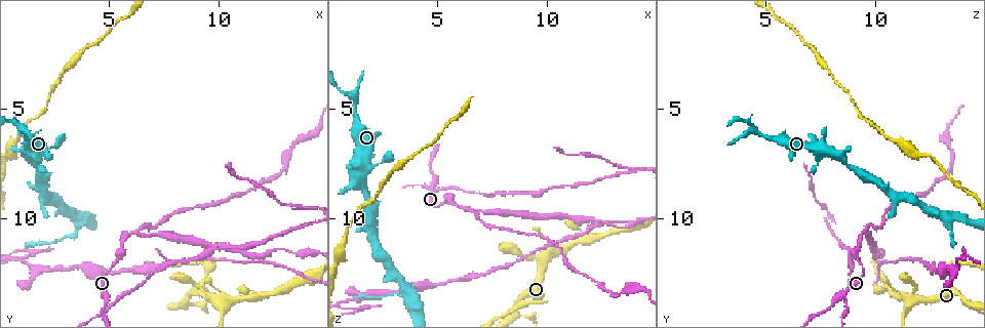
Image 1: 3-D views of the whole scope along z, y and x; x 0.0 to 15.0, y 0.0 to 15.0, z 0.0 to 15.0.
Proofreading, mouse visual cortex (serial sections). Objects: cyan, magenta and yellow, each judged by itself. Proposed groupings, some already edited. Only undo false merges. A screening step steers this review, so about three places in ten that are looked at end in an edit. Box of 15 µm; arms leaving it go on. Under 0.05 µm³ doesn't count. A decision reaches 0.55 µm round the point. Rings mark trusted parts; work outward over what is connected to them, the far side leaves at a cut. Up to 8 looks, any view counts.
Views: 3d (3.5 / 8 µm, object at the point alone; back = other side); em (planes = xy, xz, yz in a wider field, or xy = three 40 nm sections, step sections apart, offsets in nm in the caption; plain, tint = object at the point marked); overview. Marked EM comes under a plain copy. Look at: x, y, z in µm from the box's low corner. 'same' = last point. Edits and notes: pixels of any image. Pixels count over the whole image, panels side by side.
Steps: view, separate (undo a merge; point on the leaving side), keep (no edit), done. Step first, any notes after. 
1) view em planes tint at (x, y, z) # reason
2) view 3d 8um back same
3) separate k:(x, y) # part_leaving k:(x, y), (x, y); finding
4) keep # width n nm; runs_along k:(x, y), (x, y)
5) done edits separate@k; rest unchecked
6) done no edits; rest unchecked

view 3d 8um at (9.5, 12.5, 13.4) # abrupt turn

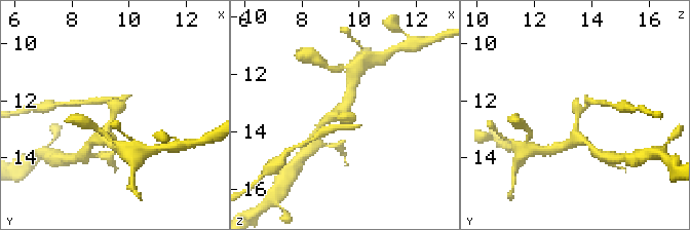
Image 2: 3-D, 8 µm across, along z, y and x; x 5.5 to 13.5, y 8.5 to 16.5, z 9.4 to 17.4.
view 3d 3.5um at (9.4, 12.5, 13.5) # zoom in

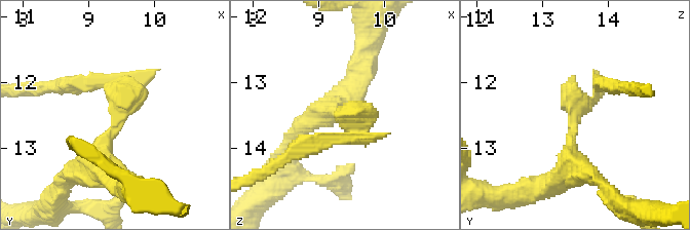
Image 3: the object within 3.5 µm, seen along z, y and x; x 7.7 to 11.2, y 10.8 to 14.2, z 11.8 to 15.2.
separate 3:(318, 139) # part_leaving 3:(356, 136), (318, 141), (265, 173); a second cell is stuck on

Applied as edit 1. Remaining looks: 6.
view 3d 8um at (8.4, 13.8, 14.2) # side arm on a straight run

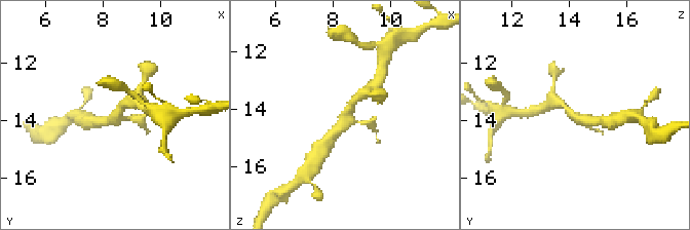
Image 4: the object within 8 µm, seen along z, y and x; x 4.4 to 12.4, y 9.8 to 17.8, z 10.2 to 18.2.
view 3d 3.5um at (8.4, 13.9, 14.3)

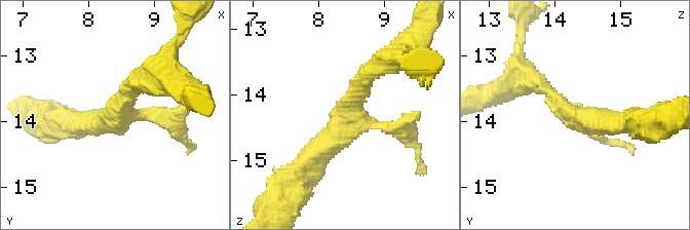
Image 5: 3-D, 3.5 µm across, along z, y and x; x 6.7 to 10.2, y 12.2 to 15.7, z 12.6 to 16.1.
view em xy step 3 tint at (8.45, 13.85, 14.25) # need the tissue

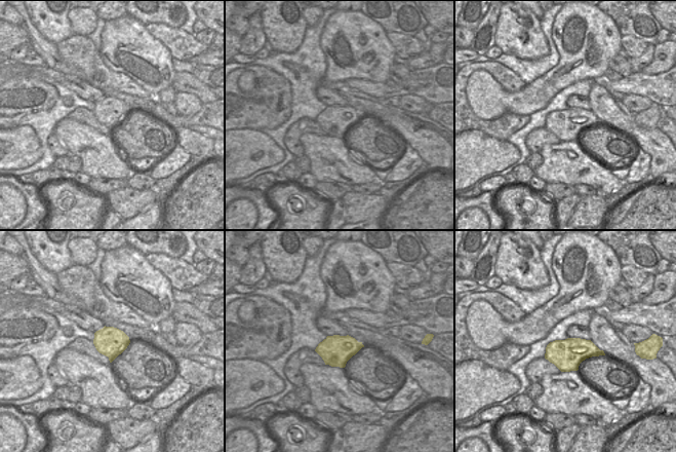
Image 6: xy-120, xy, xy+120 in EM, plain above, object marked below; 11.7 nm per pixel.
keep # width 360 nm; runs_along 5:(378, 67), (305, 159); one cell here

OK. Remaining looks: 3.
view 3d 3.5um at (9.8, 13.6, 11.9) # looks like a crossing

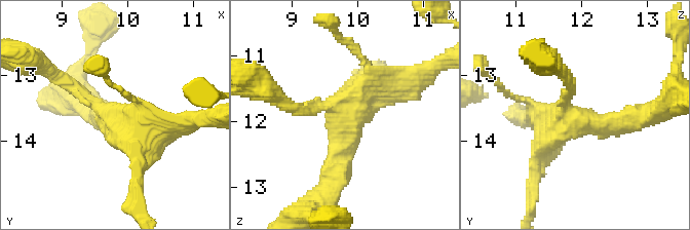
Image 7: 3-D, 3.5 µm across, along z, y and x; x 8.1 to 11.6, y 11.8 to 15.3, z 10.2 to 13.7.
view em xy step 5 tint at (9.80, 13.70, 11.85)

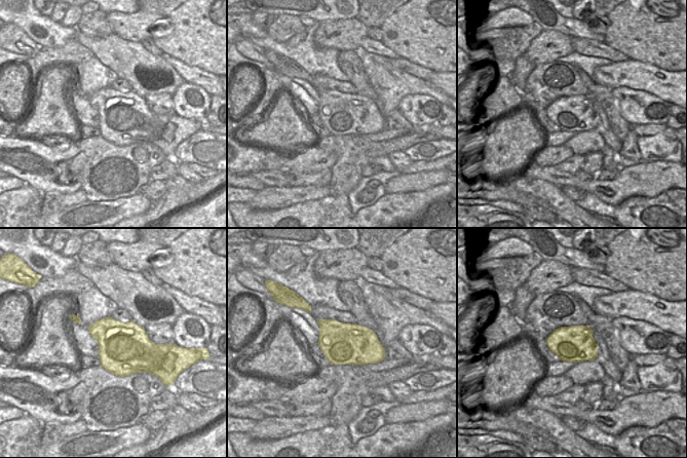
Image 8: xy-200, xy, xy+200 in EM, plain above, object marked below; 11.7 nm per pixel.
keep # runs_along 7:(333, 178), (352, 104), (406, 83); continuous, no second cell

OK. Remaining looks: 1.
done edits separate@3; rest unchecked

